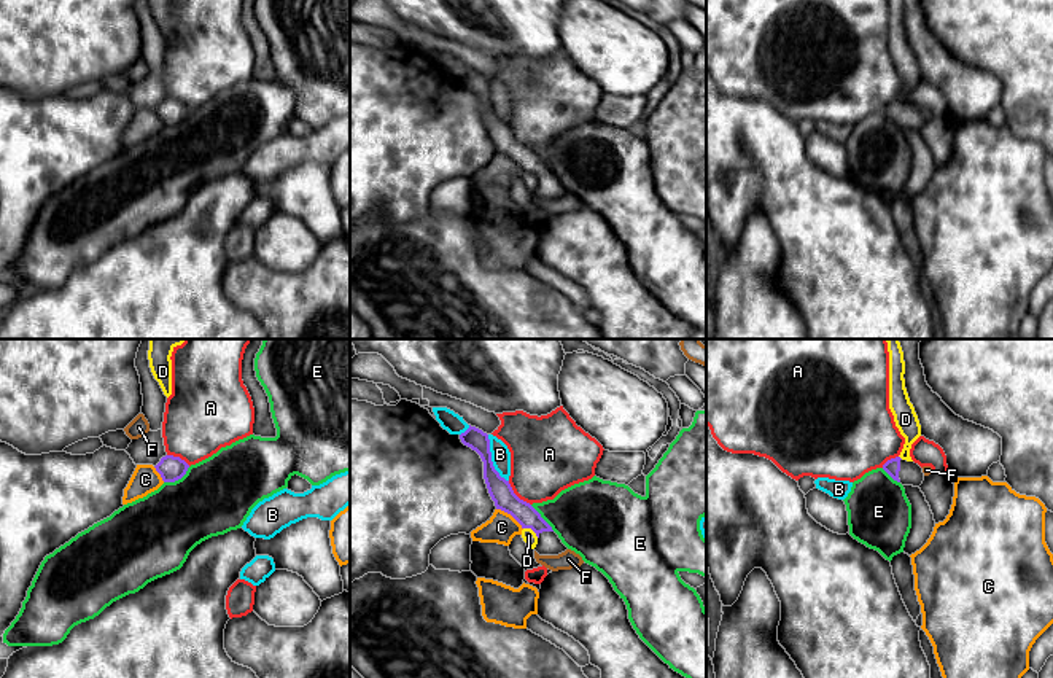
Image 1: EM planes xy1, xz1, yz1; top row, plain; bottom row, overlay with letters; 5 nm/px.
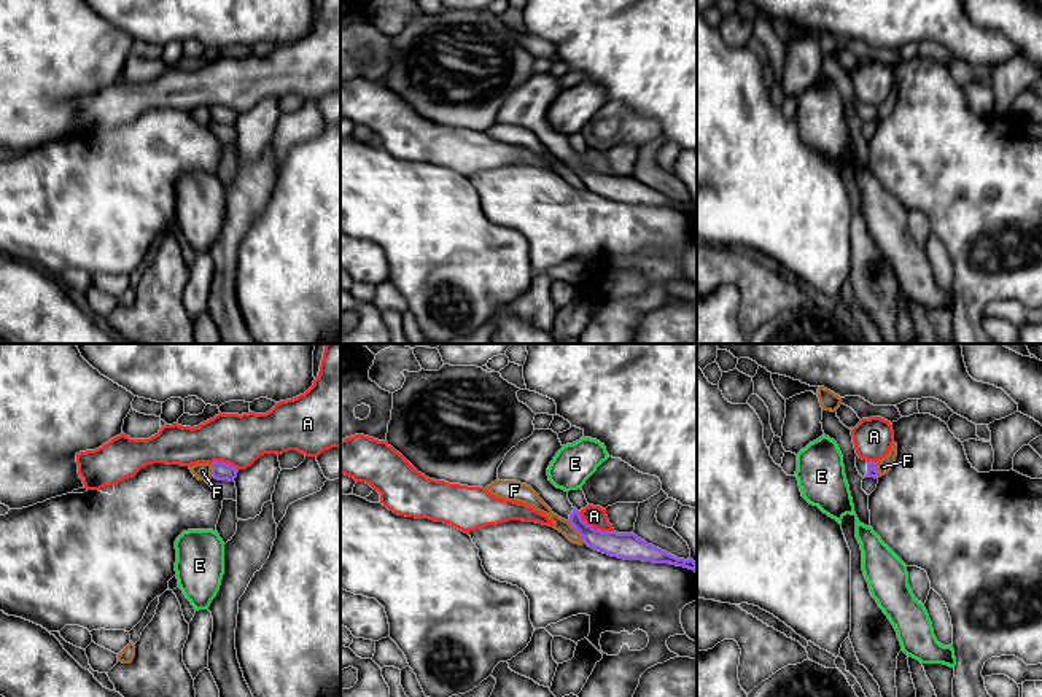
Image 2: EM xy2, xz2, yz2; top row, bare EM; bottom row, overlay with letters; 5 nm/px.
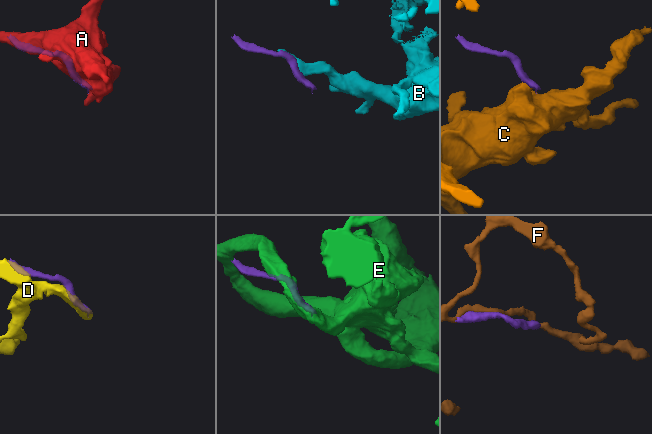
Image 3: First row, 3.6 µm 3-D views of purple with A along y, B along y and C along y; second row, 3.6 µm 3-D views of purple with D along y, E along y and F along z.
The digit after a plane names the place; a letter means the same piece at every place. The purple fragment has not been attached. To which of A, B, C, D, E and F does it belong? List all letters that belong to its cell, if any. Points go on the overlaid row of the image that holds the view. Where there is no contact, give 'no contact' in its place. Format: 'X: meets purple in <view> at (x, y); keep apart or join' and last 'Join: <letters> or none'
A: meets purple in xz2 at (592, 527); keep apart
B: meets purple in xz1 at (490, 459); keep apart
C: meets purple in xz1 at (511, 514); keep apart
D: meets purple in xz1 at (532, 529); keep apart
E: meets purple in xy1 at (177, 479); keep apart
F: meets purple in xz2 at (578, 530); keep apart
Join: none

